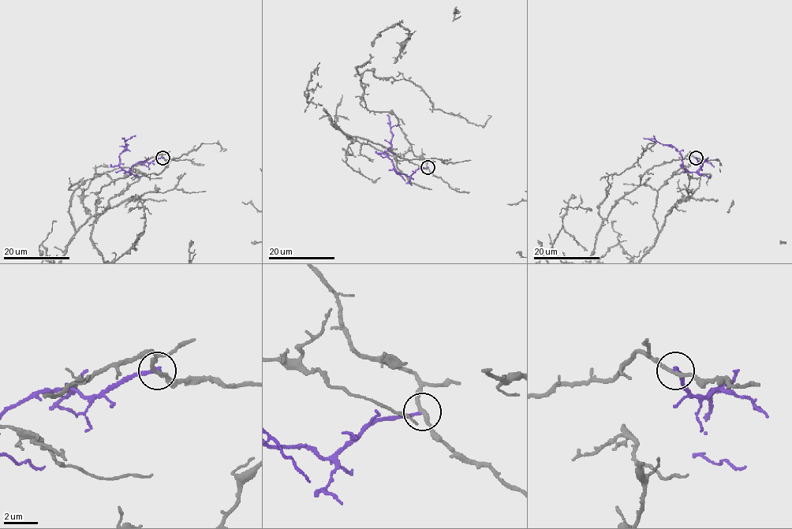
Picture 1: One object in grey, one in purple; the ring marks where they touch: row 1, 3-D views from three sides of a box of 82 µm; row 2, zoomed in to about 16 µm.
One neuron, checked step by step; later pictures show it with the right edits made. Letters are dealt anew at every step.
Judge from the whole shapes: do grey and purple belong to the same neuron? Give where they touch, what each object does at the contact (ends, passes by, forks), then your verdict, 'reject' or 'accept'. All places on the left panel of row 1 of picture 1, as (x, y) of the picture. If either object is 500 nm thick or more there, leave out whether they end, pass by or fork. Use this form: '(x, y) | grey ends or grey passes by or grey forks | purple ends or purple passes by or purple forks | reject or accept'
(162, 158) | grey passes by | purple ends | reject

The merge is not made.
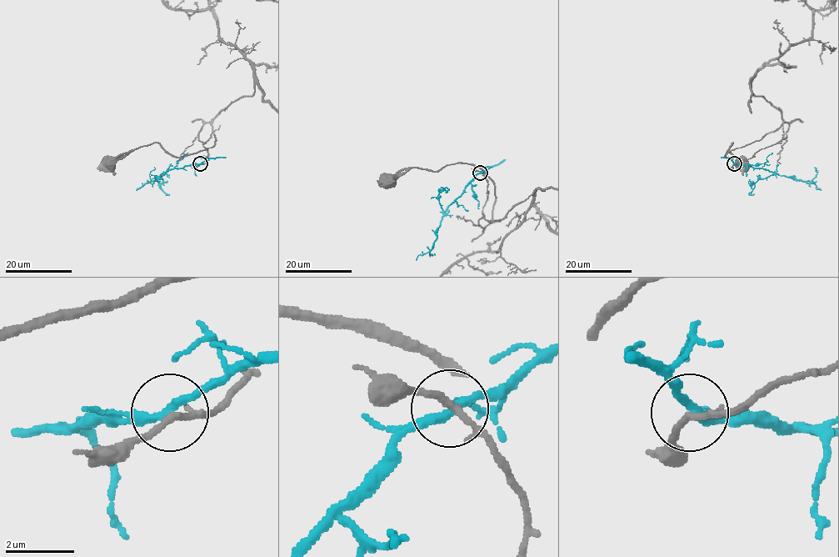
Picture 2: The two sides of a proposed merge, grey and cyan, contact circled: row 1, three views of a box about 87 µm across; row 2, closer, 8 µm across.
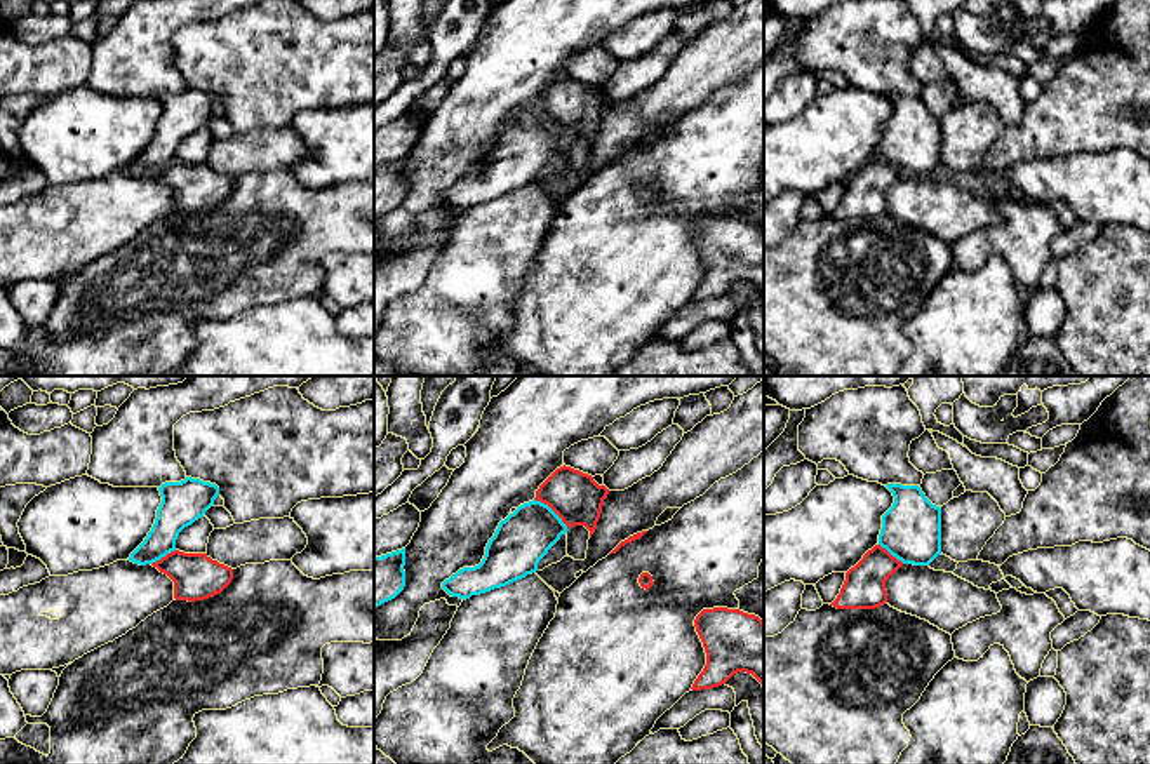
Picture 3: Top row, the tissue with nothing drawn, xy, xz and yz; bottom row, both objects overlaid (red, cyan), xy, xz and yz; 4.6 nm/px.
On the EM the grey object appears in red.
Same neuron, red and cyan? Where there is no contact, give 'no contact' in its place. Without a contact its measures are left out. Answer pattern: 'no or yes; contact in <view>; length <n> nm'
no; contact in xz; length 200 nm

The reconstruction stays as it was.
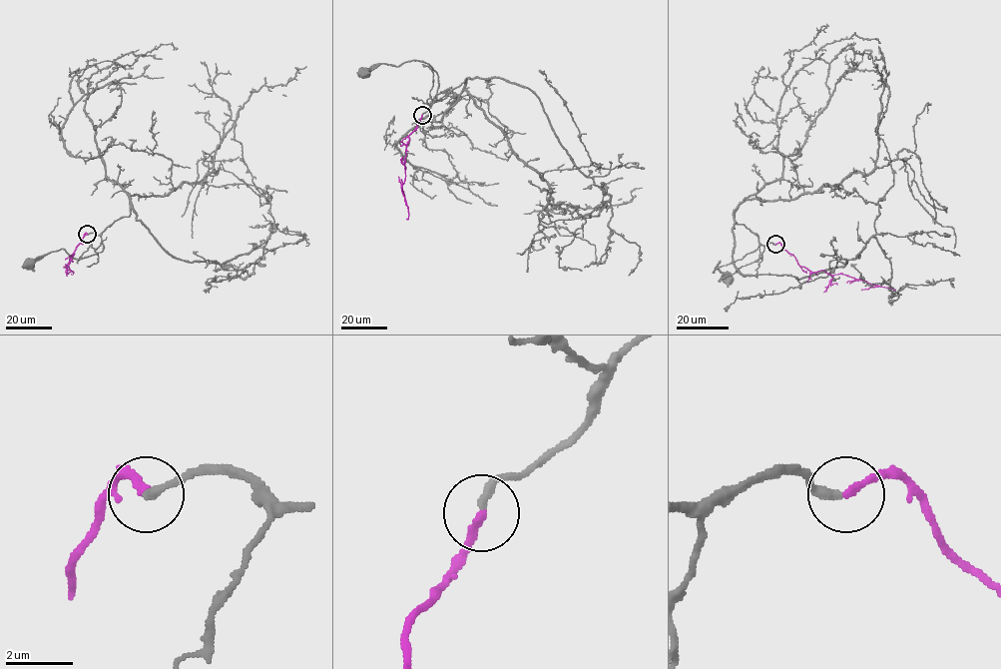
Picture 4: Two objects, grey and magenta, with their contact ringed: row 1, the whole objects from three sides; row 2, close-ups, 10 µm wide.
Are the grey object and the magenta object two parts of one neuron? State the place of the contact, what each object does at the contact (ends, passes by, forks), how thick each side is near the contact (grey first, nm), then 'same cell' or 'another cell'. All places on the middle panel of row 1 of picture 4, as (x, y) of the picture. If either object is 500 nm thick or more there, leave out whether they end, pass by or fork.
(422, 115) | grey ends | magenta ends | 280/220 nm | same cell

